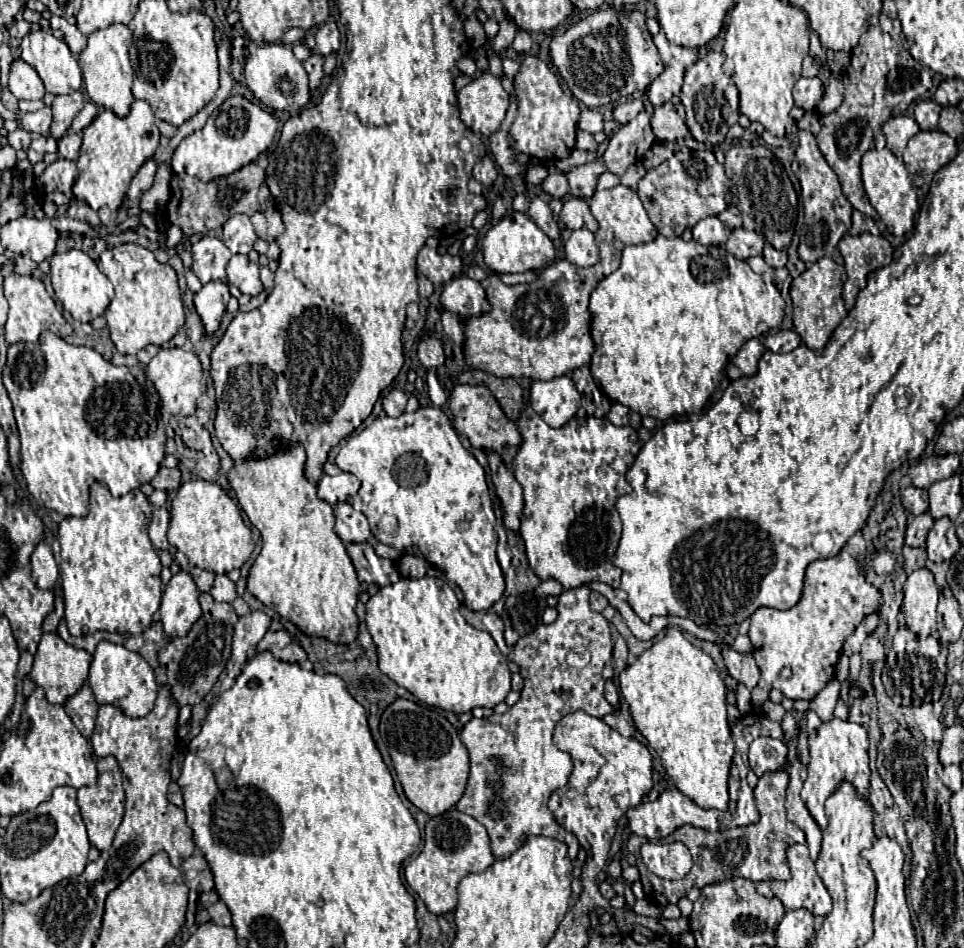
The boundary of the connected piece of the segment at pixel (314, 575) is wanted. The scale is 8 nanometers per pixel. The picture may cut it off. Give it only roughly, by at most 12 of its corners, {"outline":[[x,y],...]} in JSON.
{"outline":[[301,444],[229,472],[261,532],[247,590],[357,638],[359,580]]}

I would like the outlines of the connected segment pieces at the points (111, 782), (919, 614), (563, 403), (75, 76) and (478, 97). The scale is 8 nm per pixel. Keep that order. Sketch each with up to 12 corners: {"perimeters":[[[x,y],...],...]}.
{"perimeters":[[[97,762],[95,786],[79,788],[89,842],[107,850],[123,820],[121,768]],[[927,568],[909,574],[901,612],[907,628],[929,636],[939,588]],[[569,376],[537,380],[531,408],[561,428],[579,408]],[[33,28],[21,58],[51,94],[81,88],[81,68],[69,46]],[[485,72],[459,90],[467,128],[491,136],[501,128],[509,94]]]}

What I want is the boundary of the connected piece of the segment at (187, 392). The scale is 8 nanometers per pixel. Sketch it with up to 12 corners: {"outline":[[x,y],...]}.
{"outline":[[161,348],[147,364],[163,408],[191,416],[203,394],[195,352]]}

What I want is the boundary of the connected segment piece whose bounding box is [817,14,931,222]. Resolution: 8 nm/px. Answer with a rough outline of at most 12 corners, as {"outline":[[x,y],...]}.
{"outline":[[881,14],[851,52],[819,150],[855,210],[879,222],[859,162],[931,88]]}

